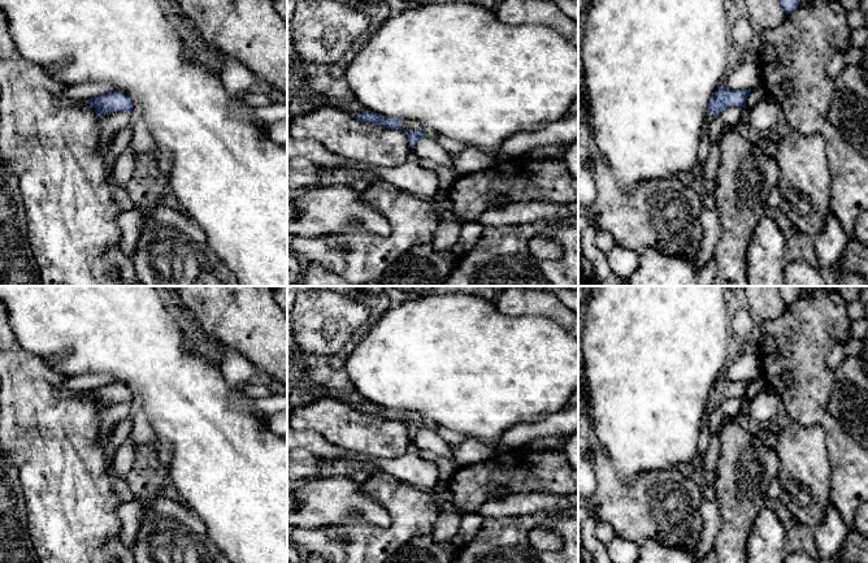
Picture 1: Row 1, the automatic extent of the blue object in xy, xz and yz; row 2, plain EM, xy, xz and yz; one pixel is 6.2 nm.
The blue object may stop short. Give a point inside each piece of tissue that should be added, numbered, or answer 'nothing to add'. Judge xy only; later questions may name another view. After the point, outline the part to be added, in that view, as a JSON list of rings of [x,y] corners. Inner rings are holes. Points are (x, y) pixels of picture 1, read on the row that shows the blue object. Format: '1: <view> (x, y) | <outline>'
1: xy (112, 122) | [[[126,111],[120,112],[110,112],[107,113],[101,120],[101,133],[100,133],[100,142],[99,148],[107,148],[118,134],[121,129],[123,129],[130,122],[131,114]]]

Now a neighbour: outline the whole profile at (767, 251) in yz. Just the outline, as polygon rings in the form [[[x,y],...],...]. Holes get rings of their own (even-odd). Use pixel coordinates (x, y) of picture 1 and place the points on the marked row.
[[[764,216],[747,250],[750,286],[786,286],[785,265],[786,237],[773,218]]]

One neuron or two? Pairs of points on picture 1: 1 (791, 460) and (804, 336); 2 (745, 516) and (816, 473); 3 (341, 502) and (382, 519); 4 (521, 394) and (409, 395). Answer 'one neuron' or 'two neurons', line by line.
1: two neurons
2: two neurons
3: one neuron
4: one neuron

